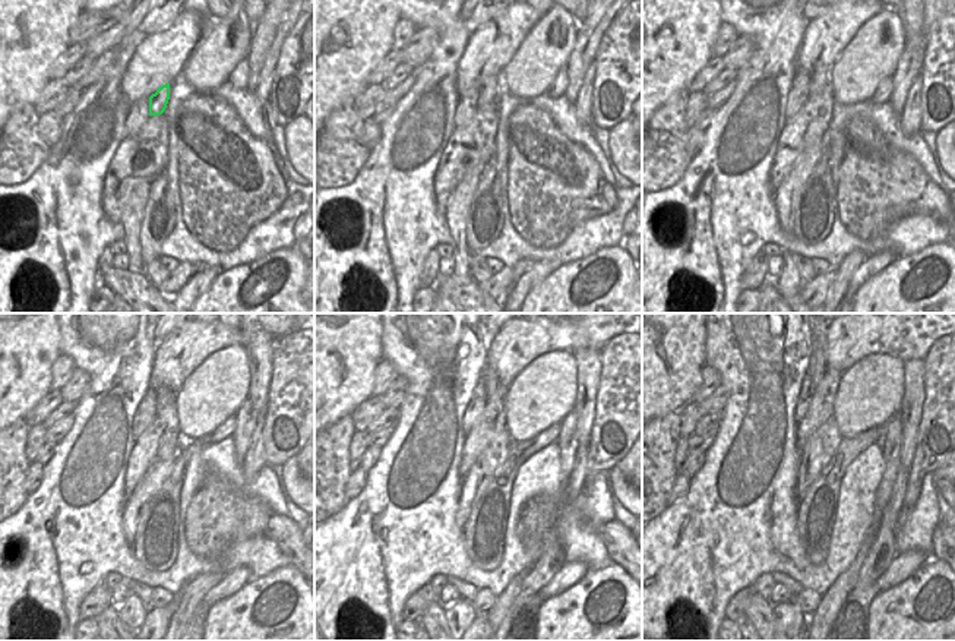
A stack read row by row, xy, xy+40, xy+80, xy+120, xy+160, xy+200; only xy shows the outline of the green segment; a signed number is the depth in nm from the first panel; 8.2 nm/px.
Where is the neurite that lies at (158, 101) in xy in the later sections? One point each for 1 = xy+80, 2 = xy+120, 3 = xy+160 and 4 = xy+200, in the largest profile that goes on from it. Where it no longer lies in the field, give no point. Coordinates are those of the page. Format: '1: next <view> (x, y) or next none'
1: next xy+80 (819, 78)
2: next xy+120 (164, 395)
3: next xy+160 (489, 376)
4: next xy+200 (818, 366)

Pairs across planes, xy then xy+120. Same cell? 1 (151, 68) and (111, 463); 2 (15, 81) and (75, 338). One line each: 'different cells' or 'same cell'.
1: different cells
2: different cells

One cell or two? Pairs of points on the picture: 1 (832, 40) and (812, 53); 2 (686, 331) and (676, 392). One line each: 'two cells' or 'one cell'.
1: one cell
2: one cell

